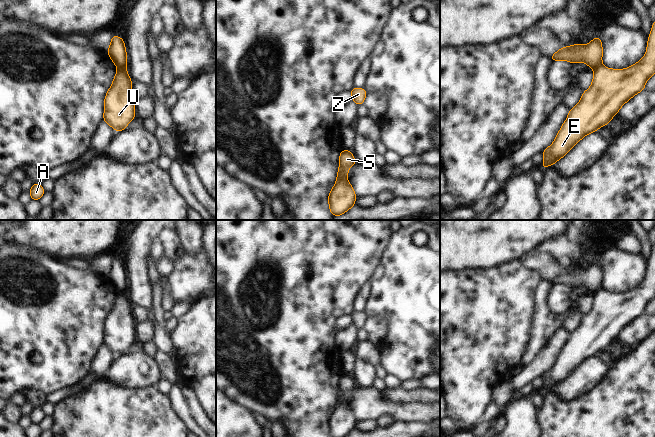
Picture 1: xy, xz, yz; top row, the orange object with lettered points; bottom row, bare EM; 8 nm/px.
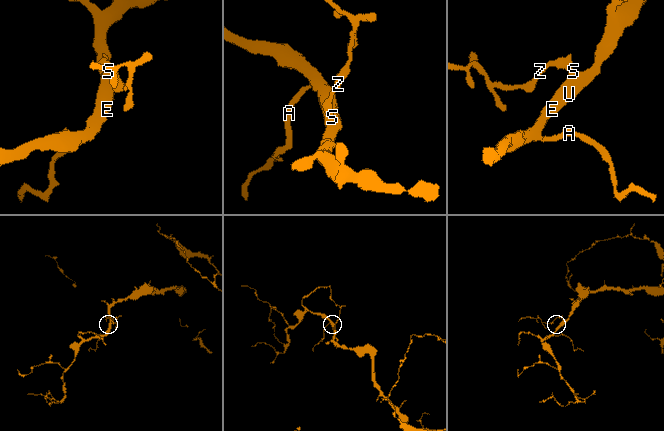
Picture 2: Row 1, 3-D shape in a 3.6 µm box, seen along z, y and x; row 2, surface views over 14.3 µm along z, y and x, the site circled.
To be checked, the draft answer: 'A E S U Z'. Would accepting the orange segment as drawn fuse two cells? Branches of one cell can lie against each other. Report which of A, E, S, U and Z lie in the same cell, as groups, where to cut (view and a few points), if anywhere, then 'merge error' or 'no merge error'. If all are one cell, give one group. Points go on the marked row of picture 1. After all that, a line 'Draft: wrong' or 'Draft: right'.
groups A E S U / Z; cut xy (118, 67), (125, 68); merge error
Draft: wrong

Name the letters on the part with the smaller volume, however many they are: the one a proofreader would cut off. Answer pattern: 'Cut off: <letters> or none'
Cut off: Z

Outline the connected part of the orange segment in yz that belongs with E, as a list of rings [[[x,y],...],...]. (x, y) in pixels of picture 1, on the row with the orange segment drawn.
[[[655,22],[652,23],[646,54],[639,62],[627,69],[609,69],[603,65],[594,69],[590,88],[583,92],[580,102],[569,110],[568,117],[552,145],[542,152],[544,156],[542,169],[564,157],[584,136],[606,126],[628,100],[644,91],[647,80],[653,74],[655,74]]]

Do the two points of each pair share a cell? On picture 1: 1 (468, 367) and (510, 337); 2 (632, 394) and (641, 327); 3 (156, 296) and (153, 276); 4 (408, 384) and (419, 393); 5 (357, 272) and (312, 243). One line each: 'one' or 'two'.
1: one
2: two
3: two
4: two
5: one

